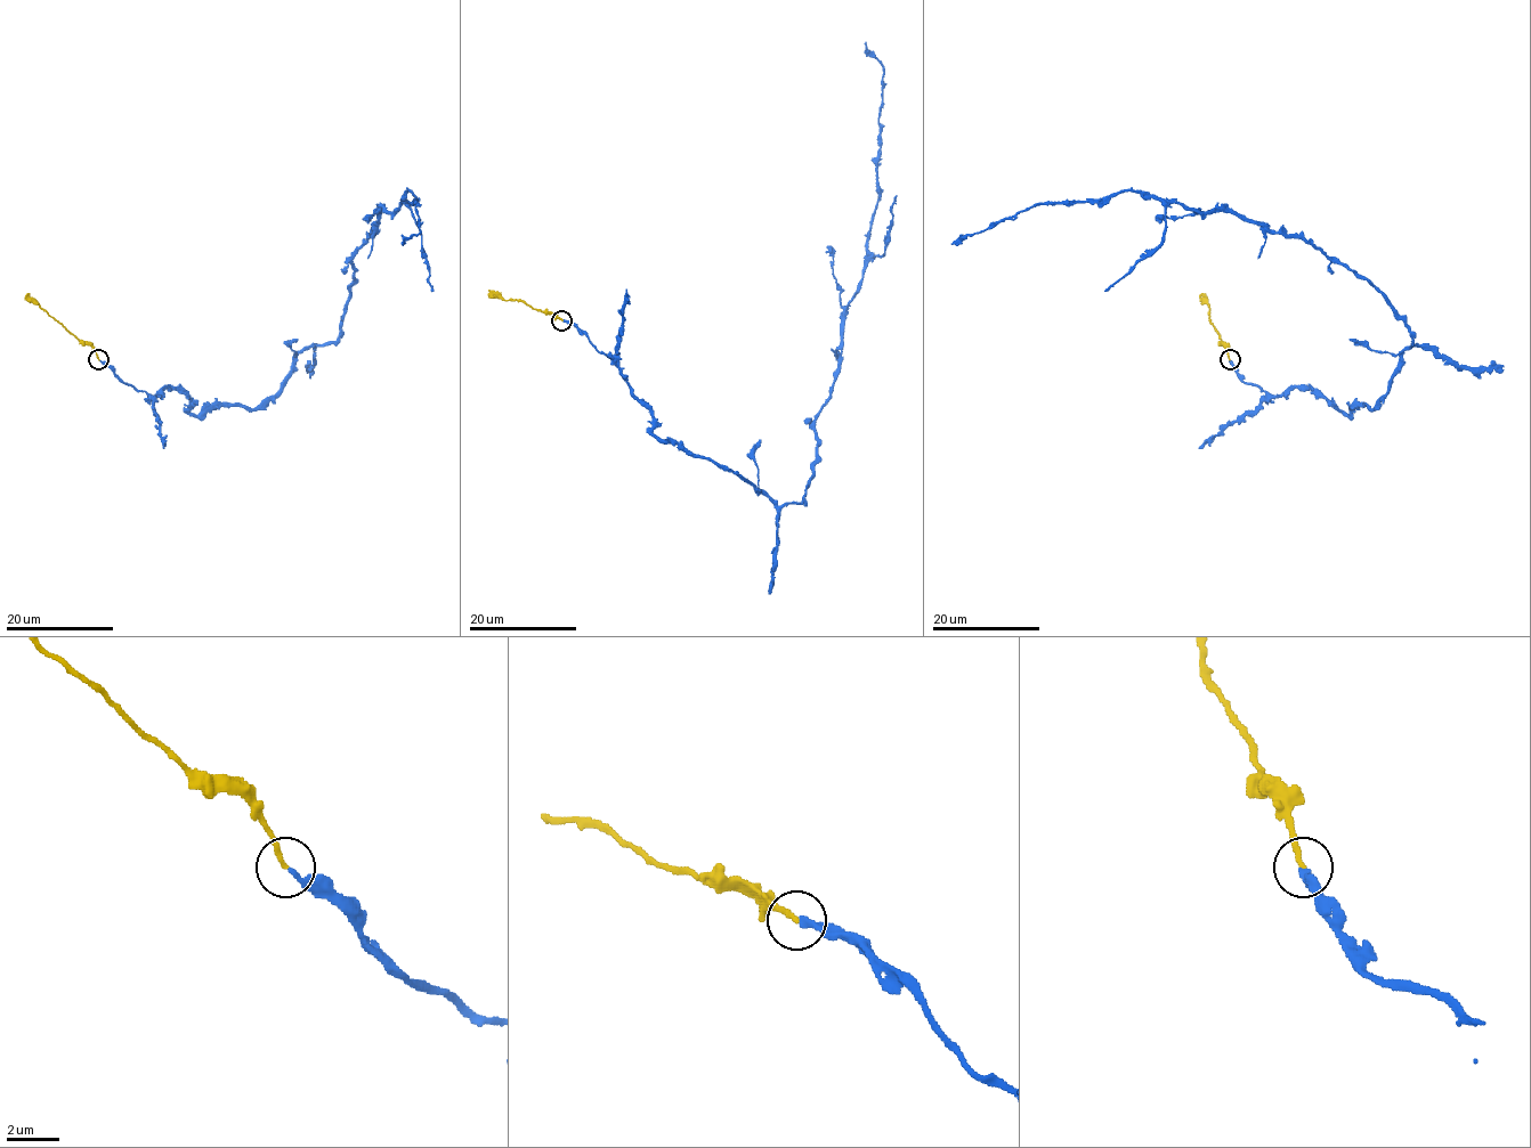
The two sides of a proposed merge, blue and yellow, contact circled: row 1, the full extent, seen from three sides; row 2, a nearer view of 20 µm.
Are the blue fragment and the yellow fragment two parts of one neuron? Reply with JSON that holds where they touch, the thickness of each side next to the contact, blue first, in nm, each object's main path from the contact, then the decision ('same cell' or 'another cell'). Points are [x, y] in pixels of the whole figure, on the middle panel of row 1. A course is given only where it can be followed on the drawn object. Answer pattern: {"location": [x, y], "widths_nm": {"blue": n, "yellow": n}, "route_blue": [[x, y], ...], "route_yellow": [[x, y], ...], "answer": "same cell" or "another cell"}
{"location": [561, 320], "widths_nm": {"blue": 200, "yellow": 180}, "route_blue": [[563, 320], [614, 364], [653, 434], [778, 506], [802, 501], [879, 195], [883, 65], [866, 42]], "route_yellow": [[561, 320], [553, 314], [533, 309], [524, 301], [502, 300], [488, 291]], "answer": "same cell"}

